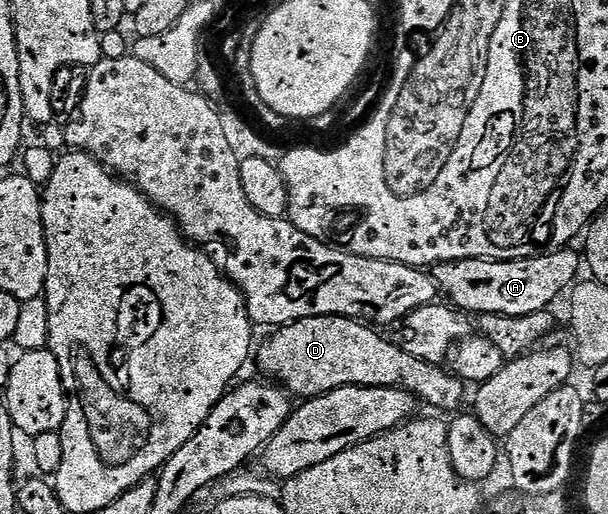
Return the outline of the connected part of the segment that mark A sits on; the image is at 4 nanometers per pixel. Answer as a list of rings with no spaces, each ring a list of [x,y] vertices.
[[[562,250],[528,256],[526,260],[456,260],[436,265],[432,274],[438,289],[449,295],[448,303],[462,312],[526,316],[546,311],[549,303],[578,279],[580,268],[583,268],[582,257],[573,250]]]

